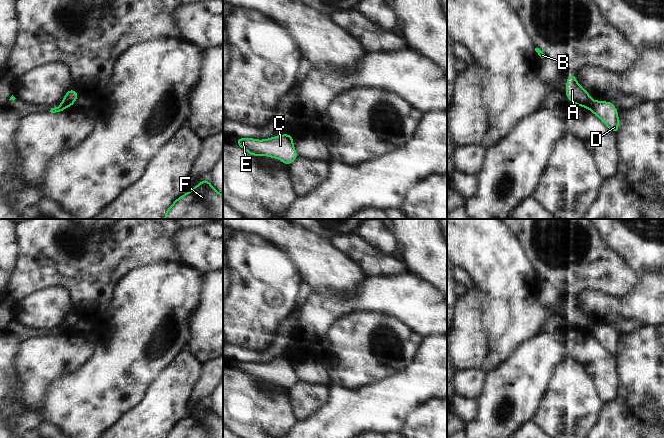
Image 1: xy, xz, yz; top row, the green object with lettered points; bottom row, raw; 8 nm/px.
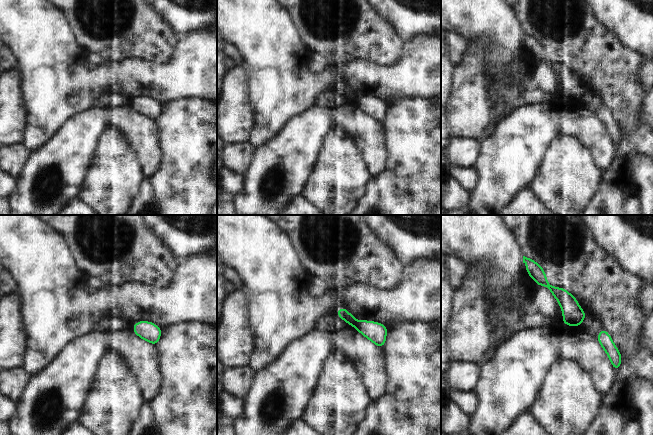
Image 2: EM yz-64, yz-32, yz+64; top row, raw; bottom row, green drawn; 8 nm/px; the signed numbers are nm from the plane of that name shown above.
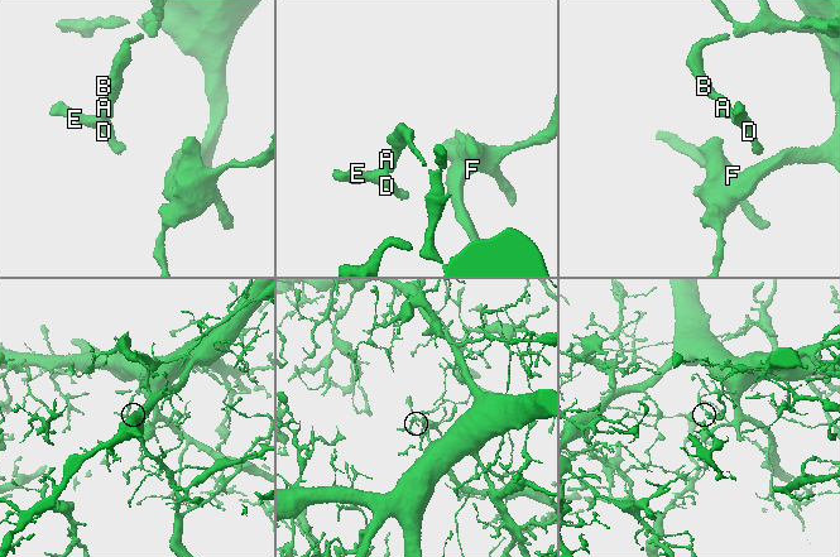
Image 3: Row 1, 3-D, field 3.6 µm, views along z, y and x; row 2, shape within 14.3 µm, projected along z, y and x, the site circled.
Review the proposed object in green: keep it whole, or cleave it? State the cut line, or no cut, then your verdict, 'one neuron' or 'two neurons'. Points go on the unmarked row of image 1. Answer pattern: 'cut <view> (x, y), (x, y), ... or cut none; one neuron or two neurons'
cut yz (592, 325), (586, 330); two neurons

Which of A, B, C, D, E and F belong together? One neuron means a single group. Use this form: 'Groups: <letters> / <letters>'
Groups: A B F / C D E

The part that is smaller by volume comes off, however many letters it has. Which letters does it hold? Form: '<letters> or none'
C, D, E

